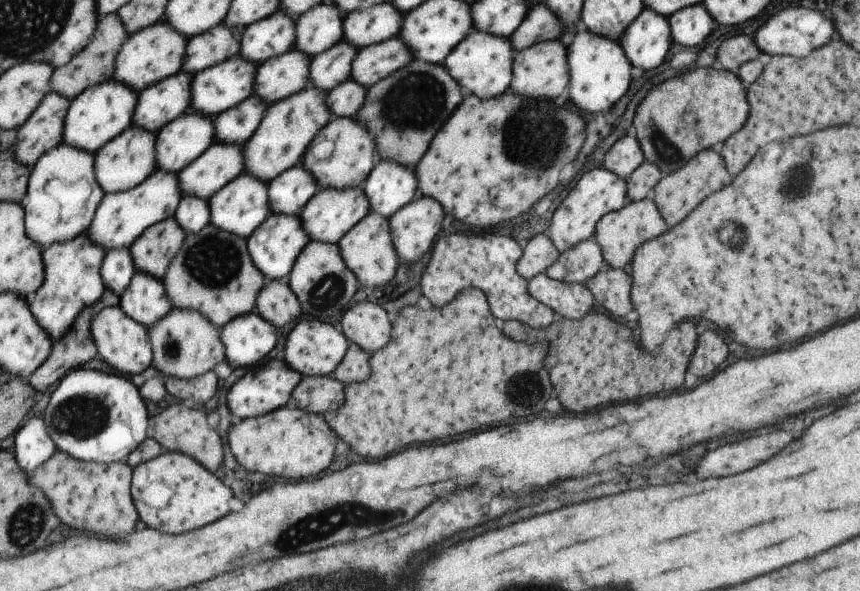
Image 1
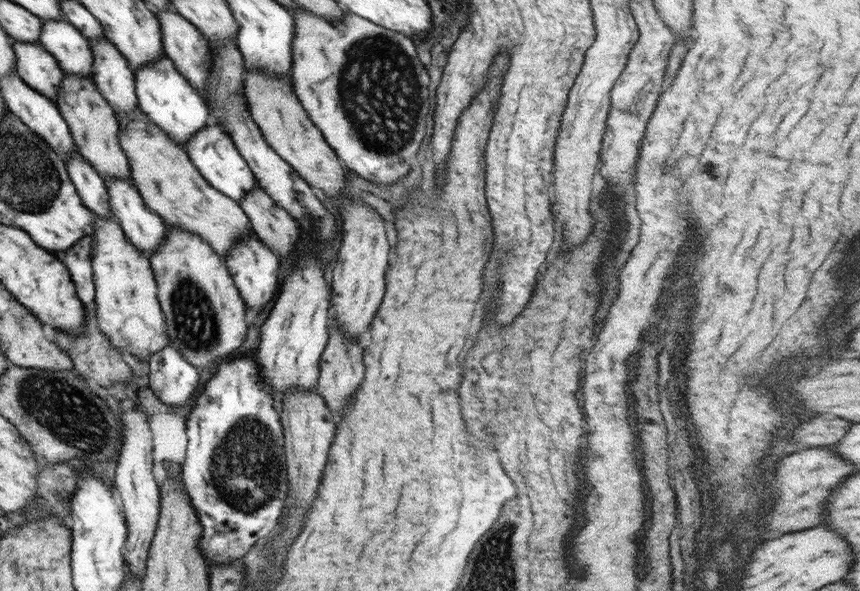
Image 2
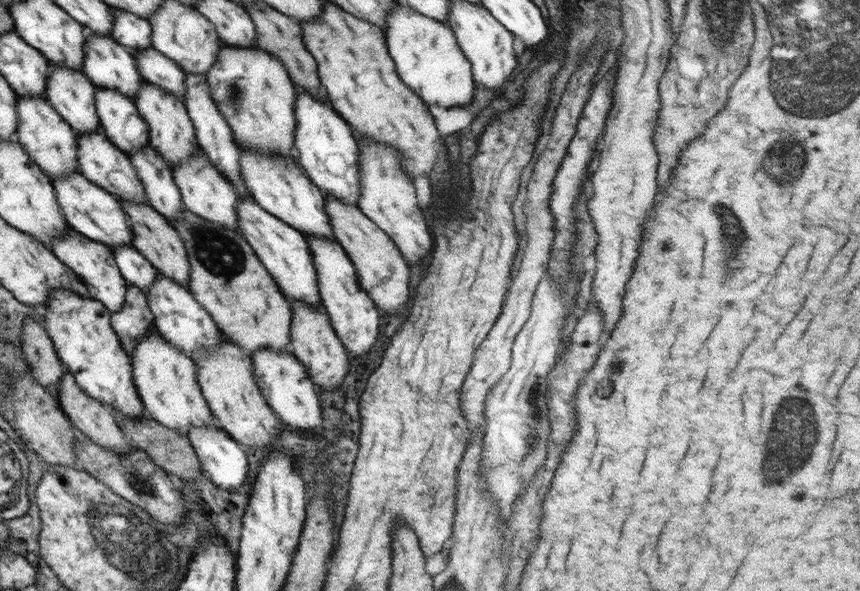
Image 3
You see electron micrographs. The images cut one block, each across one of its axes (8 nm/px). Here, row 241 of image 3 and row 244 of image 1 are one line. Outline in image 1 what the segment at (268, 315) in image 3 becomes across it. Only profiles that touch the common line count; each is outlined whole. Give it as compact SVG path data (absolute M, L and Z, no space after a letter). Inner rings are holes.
M212 223L196 234L188 235L184 252L176 256L172 272L164 275L162 280L175 308L198 310L218 328L223 328L238 316L255 311L259 292L266 282L264 274L252 262L247 239L224 232Z

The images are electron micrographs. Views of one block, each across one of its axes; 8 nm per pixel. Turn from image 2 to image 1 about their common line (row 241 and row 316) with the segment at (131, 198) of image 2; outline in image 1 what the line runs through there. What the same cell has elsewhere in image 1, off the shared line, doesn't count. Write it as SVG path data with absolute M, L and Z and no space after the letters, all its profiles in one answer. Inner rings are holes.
M140 271L135 272L118 305L132 320L148 327L168 315L174 307L163 280Z

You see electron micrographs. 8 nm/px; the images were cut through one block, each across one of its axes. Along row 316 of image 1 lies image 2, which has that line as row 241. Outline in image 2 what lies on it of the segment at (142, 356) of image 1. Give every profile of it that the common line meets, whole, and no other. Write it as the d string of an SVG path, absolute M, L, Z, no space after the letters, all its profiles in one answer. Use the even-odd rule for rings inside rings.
M94 215L95 232L91 234L93 238L93 279L95 282L95 307L99 329L112 341L112 344L120 351L126 350L138 360L149 360L154 354L159 353L165 346L171 344L168 337L164 334L164 317L163 310L160 310L158 304L159 294L156 294L155 274L152 274L148 258L142 256L142 251L132 242L125 234L125 230L116 218Z

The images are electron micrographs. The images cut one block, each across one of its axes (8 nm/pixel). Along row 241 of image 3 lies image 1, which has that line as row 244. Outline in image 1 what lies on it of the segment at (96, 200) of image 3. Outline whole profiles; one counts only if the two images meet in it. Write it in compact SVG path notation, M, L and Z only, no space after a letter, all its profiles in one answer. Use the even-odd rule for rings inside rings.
M156 170L138 187L114 194L105 194L95 218L92 219L91 227L86 233L90 236L90 240L102 246L106 253L108 250L130 248L149 226L166 218L172 218L180 200L182 200L182 192L180 192L178 173Z

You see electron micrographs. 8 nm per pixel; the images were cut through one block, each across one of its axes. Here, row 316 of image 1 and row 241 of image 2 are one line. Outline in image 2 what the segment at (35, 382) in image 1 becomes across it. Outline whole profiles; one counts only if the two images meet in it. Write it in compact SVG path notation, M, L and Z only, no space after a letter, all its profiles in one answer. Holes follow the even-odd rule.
M91 235L82 238L60 257L69 270L77 297L82 304L93 305L95 302L95 282L91 265L93 257L93 238Z

